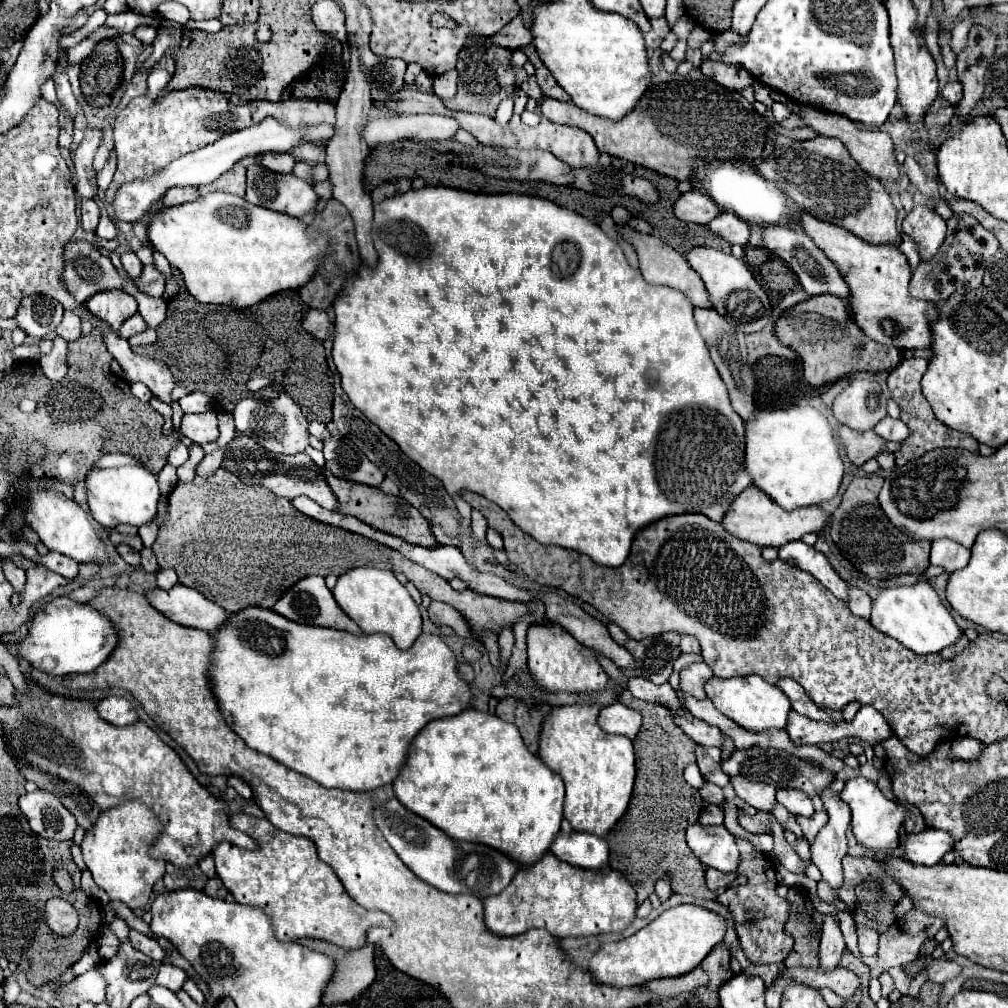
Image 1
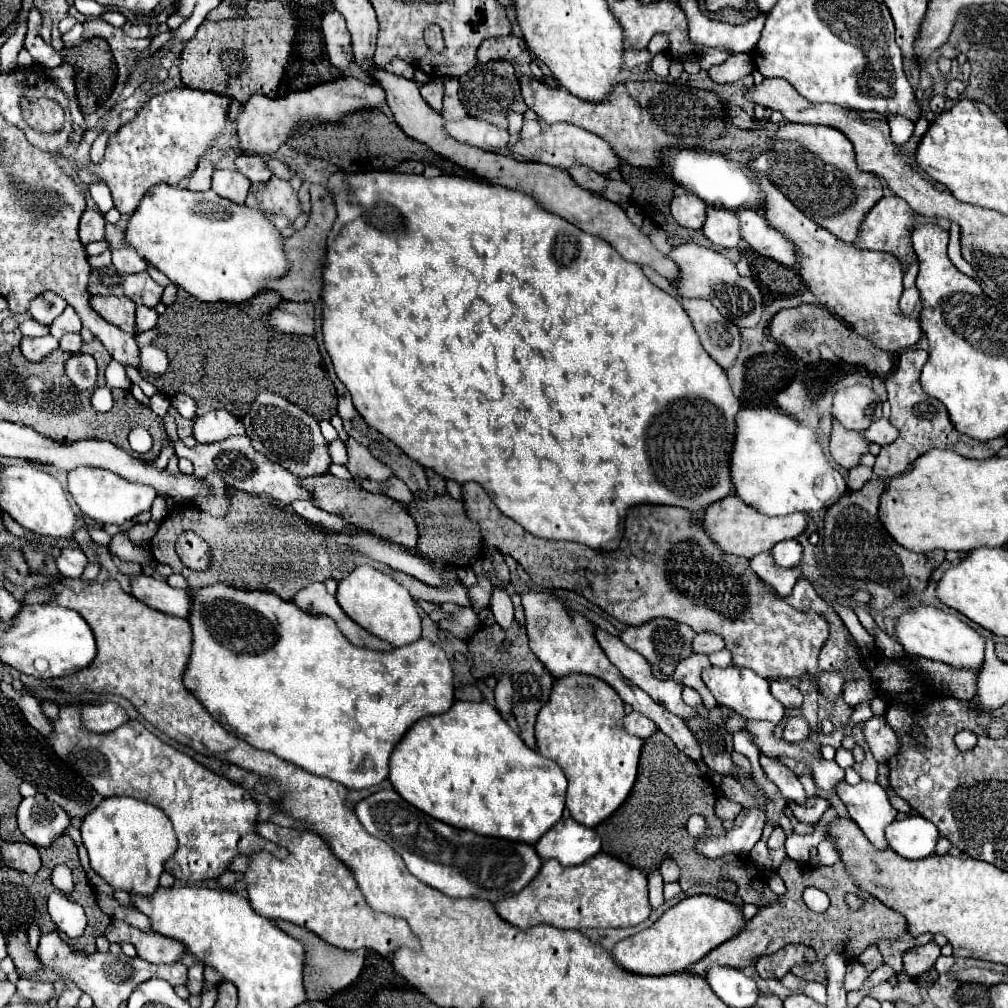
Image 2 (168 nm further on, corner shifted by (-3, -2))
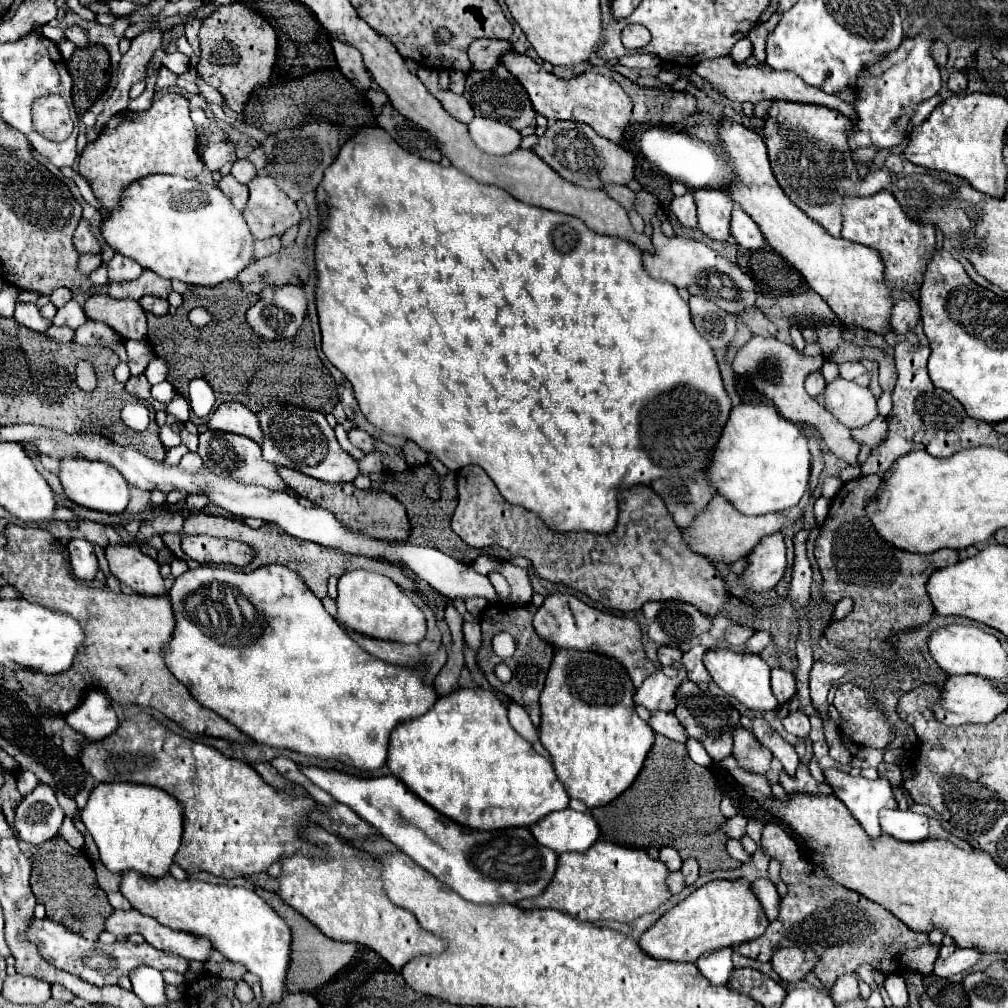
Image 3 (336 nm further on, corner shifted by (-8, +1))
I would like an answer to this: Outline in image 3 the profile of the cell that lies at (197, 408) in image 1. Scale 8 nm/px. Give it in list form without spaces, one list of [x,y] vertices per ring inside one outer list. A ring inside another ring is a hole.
[[[176,394],[174,400],[166,406],[166,414],[174,416],[180,422],[188,422],[188,412],[190,412],[190,406],[188,406],[188,402],[180,394]]]

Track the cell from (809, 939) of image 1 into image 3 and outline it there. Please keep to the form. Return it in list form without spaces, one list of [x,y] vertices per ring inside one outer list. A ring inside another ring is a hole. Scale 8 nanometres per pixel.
[[[766,824],[760,848],[768,858],[776,858],[780,862],[780,878],[788,886],[788,894],[780,902],[778,917],[770,922],[766,932],[758,940],[740,944],[734,948],[736,952],[760,962],[770,962],[776,948],[810,948],[820,960],[818,978],[828,990],[838,976],[854,972],[860,964],[870,964],[874,970],[886,976],[894,972],[902,974],[906,970],[914,970],[924,976],[932,974],[934,962],[938,958],[938,946],[932,946],[926,934],[910,930],[880,904],[830,880],[818,864],[806,862],[800,856],[798,844],[784,832],[784,828],[778,824]]]

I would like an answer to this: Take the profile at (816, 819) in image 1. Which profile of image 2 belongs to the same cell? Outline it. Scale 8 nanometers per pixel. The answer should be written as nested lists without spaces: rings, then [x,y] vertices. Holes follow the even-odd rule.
[[[807,797],[807,805],[801,807],[801,805],[795,805],[795,803],[789,803],[793,815],[801,821],[801,823],[807,823],[807,825],[815,825],[821,815],[829,809],[829,801],[823,799],[823,797]]]

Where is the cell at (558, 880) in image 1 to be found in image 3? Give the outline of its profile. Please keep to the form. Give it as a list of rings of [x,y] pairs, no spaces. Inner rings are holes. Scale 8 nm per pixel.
[[[596,840],[590,852],[574,852],[560,854],[556,874],[548,888],[536,896],[520,900],[518,906],[524,910],[532,908],[554,908],[566,912],[582,922],[598,922],[598,920],[616,920],[616,922],[632,922],[646,912],[654,912],[666,900],[670,900],[670,890],[666,886],[666,878],[670,870],[664,862],[652,860],[646,850],[626,848],[606,840]]]

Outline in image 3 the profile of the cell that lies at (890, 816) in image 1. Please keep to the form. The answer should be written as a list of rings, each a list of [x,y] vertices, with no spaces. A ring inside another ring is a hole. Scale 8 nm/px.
[[[838,768],[824,770],[826,782],[832,786],[834,794],[846,804],[852,816],[860,822],[868,836],[878,838],[882,834],[878,824],[878,812],[882,808],[896,808],[892,786],[886,778],[868,780],[862,776],[850,776]]]

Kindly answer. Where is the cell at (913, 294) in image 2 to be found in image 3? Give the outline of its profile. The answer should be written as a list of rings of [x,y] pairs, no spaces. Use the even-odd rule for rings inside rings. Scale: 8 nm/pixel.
[[[902,298],[900,302],[894,304],[890,316],[890,326],[894,334],[906,334],[914,330],[918,320],[920,320],[920,306],[914,298]]]

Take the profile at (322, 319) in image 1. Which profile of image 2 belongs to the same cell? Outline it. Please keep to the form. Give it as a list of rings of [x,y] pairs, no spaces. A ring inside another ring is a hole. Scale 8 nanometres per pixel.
[[[283,301],[269,317],[279,333],[313,335],[315,333],[315,307],[311,303]]]

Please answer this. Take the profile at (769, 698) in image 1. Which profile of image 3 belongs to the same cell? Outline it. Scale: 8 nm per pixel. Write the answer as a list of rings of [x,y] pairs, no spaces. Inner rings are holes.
[[[712,648],[704,654],[704,666],[708,668],[712,680],[730,696],[740,700],[752,710],[766,712],[774,710],[778,706],[778,700],[772,694],[770,688],[770,668],[768,664],[758,656],[750,652],[734,652],[732,648]]]

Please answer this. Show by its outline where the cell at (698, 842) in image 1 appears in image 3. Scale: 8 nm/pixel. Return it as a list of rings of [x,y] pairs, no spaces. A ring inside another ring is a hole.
[[[738,726],[734,732],[734,758],[738,760],[738,764],[750,772],[758,772],[758,774],[766,774],[772,754],[752,736],[750,730],[746,730],[744,726]]]

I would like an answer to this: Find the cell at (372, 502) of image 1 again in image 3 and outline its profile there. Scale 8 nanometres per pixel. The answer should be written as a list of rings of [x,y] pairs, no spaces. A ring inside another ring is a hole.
[[[278,466],[280,476],[284,478],[286,486],[298,494],[298,496],[306,496],[310,502],[314,502],[316,506],[332,512],[346,528],[350,530],[360,530],[368,536],[374,538],[386,538],[386,540],[404,540],[410,532],[410,524],[408,524],[408,516],[404,506],[390,494],[382,492],[382,490],[358,490],[352,482],[346,484],[328,484],[328,482],[320,482],[316,478],[304,476],[296,470]]]

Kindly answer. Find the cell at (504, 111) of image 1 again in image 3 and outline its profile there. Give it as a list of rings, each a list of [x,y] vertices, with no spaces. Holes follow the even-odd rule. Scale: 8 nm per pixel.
[[[478,116],[468,124],[468,128],[474,144],[492,156],[506,156],[518,150],[522,142],[522,136],[518,130],[492,118]]]

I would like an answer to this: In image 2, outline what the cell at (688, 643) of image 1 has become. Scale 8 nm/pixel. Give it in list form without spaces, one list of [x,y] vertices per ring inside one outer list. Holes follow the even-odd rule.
[[[699,633],[695,635],[693,639],[693,651],[695,653],[715,653],[715,651],[721,651],[725,647],[723,639],[719,635],[713,635],[713,633]]]

